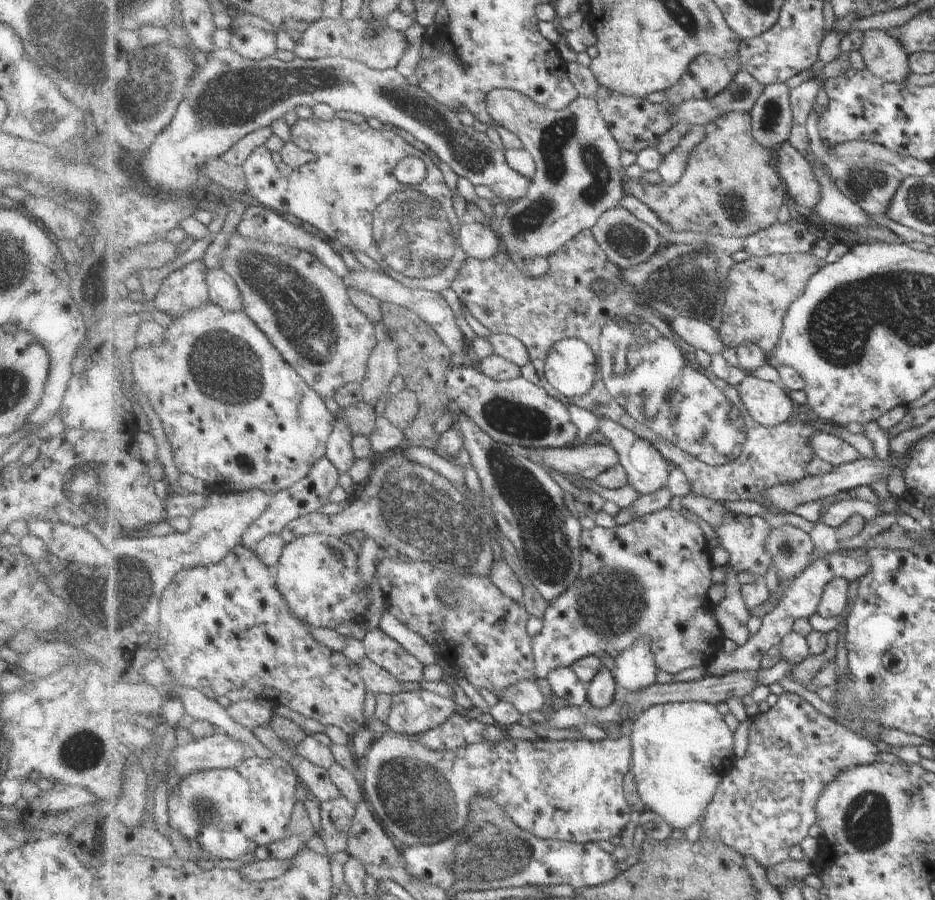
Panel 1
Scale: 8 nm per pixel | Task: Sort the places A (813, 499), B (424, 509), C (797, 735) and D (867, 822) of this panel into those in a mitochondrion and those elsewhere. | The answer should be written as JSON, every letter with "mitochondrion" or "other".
{"A":"other","B":"mitochondrion","C":"other","D":"mitochondrion"}

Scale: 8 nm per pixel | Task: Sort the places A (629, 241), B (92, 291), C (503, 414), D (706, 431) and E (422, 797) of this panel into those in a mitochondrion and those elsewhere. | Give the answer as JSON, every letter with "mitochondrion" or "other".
{"A":"mitochondrion","B":"mitochondrion","C":"mitochondrion","D":"mitochondrion","E":"mitochondrion"}

